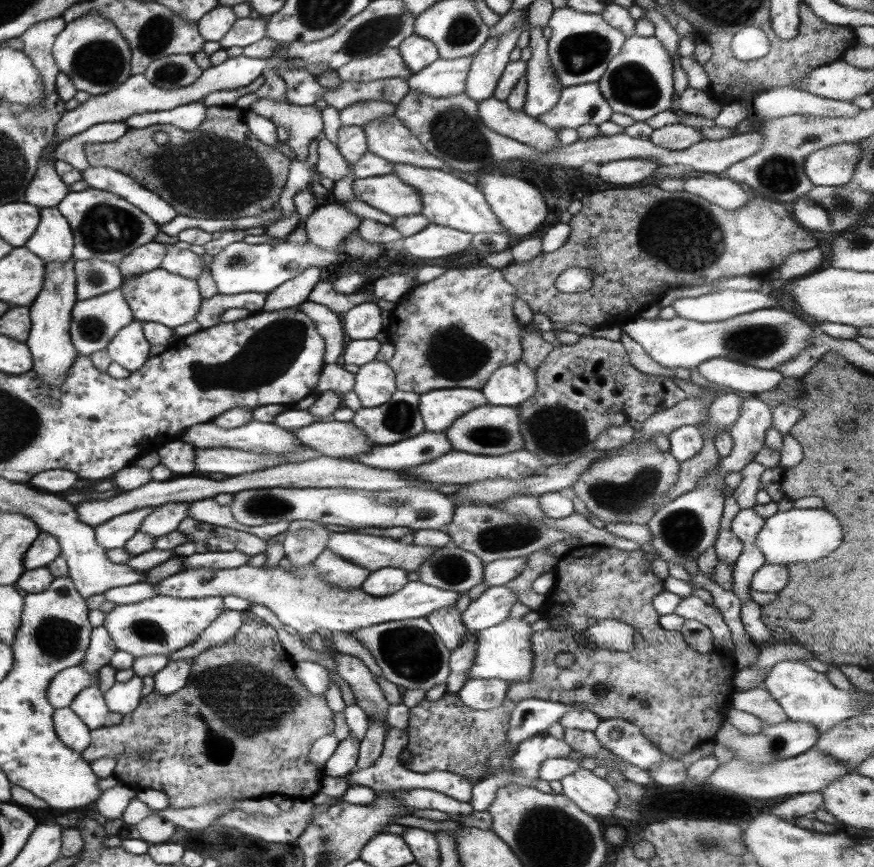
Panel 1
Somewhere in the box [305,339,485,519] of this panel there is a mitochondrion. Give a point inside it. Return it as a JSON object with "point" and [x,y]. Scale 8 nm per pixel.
{"point":[399,417]}

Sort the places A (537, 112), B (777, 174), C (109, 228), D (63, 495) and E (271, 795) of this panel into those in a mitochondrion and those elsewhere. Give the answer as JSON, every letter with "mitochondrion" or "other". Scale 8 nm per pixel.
{"A":"other","B":"mitochondrion","C":"mitochondrion","D":"other","E":"other"}

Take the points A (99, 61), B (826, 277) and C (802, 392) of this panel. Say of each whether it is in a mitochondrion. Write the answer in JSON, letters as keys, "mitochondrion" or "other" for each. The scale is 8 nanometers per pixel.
{"A":"mitochondrion","B":"other","C":"other"}

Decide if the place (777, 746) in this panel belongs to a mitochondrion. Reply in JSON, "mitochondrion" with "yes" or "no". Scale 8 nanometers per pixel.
{"mitochondrion":"yes"}

